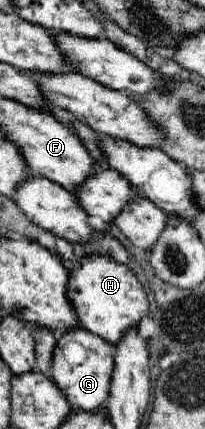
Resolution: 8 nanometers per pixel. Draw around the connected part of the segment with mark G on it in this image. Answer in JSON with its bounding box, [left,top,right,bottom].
[50,326,114,412]

